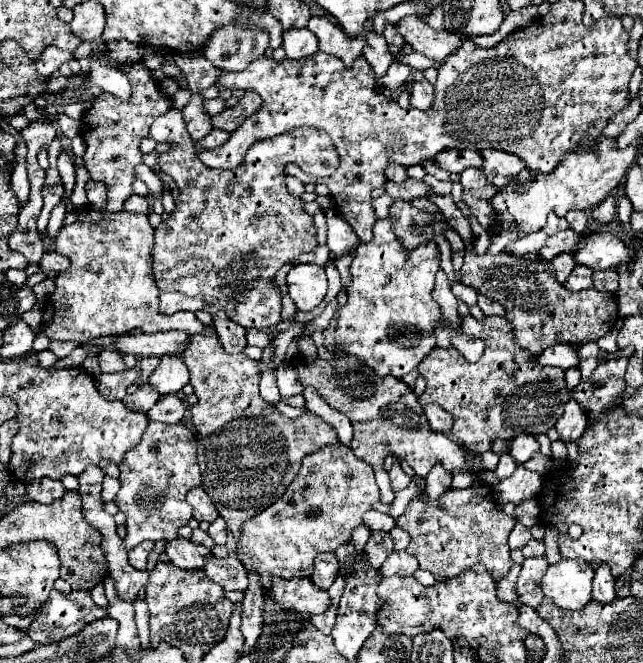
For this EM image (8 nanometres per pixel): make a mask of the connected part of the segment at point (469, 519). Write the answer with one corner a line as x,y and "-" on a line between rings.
474,484
466,489
446,490
436,502
428,504
424,494
418,494
406,512
396,520
400,528
410,532
408,554
416,556
422,570
428,570
436,580
454,578
476,564
482,564
494,578
500,582
512,568
508,534
516,524
514,516
504,514
494,504
492,487
486,484

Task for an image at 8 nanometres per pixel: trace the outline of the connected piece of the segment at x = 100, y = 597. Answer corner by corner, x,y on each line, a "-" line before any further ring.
98,584
98,586
94,586
92,590
90,590
90,594
92,594
92,600
102,608
102,610
106,610
108,612
108,608
110,608
110,602
108,602
108,598
104,596
104,588
102,588
102,584

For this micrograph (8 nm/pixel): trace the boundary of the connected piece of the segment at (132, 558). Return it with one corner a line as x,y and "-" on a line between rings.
146,540
146,542
138,544
136,548
132,548
128,552
130,566
134,566
136,570
146,570
146,560
148,560
148,554
150,554
152,548
154,548
154,542
150,542
150,540

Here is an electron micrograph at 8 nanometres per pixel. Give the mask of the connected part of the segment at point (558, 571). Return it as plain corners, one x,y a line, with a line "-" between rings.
568,560
552,564
542,578
542,592
558,608
578,610
592,600
594,570
584,560

